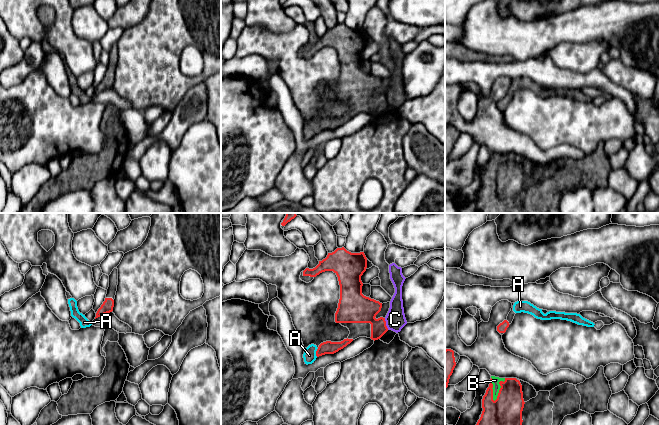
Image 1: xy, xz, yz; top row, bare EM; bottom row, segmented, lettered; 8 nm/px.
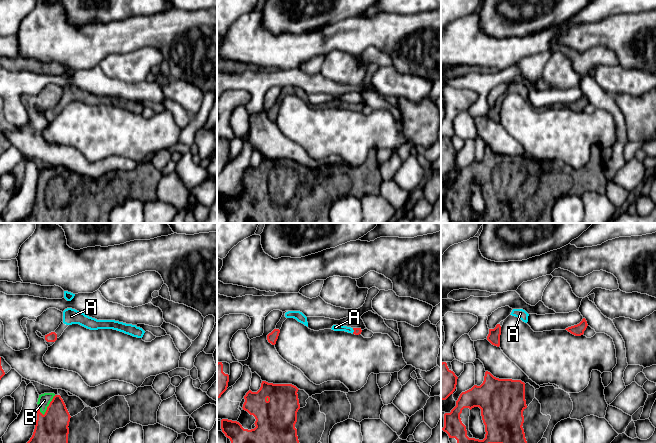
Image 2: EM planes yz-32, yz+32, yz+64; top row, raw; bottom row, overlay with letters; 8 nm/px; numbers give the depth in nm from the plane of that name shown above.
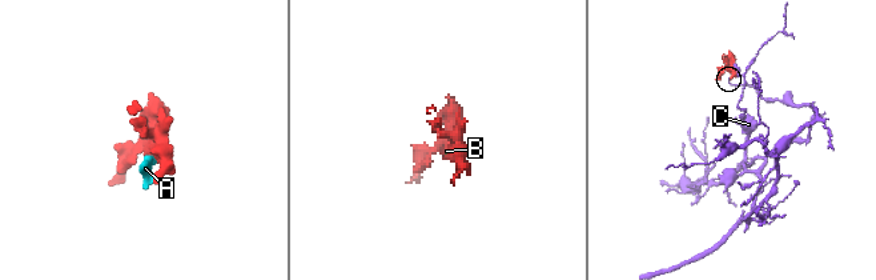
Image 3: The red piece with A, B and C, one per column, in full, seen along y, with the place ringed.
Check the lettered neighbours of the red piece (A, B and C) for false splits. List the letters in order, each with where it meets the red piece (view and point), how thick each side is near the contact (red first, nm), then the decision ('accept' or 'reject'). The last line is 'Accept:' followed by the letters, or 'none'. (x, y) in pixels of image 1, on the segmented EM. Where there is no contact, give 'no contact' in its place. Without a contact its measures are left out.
A: xz (316, 352) | 110/100 nm | accept
B: yz (500, 388) | 240/60 nm | accept
C: xz (385, 324) | 220/160 nm | reject
Accept: A, B

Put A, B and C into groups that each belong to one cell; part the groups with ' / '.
A B / C

